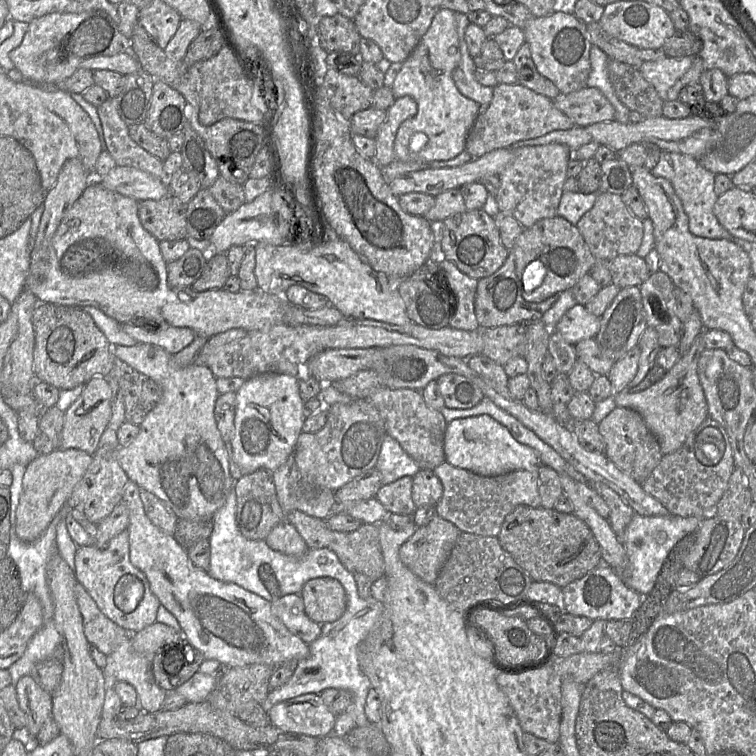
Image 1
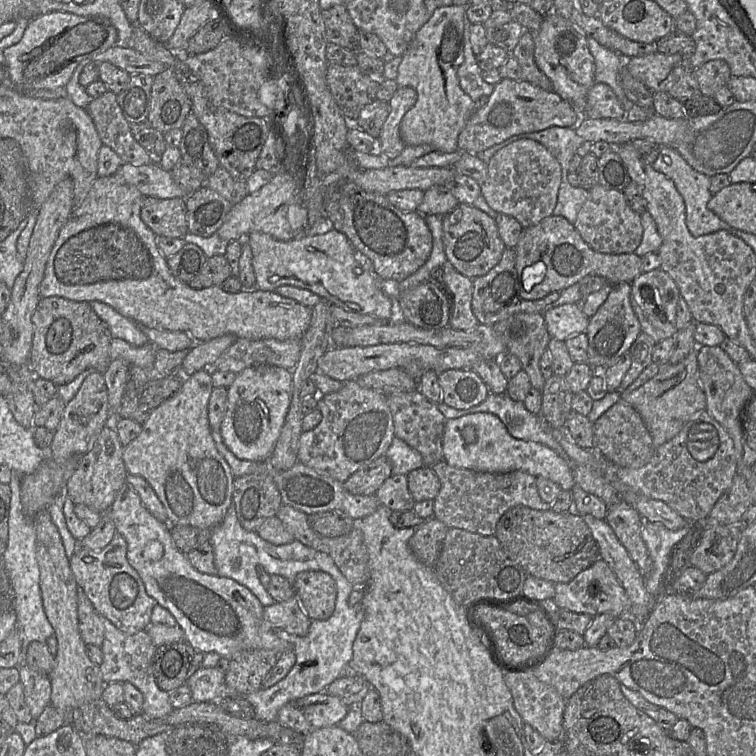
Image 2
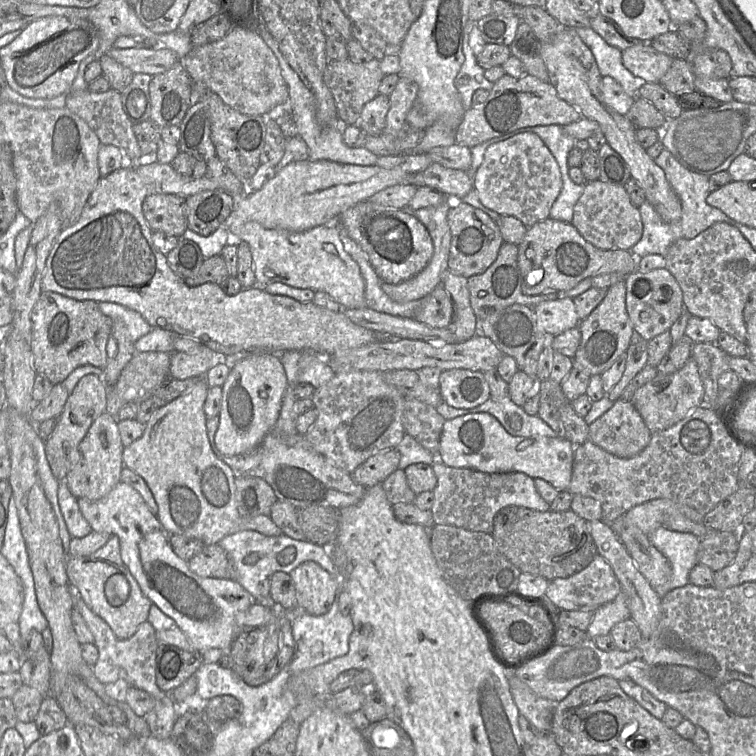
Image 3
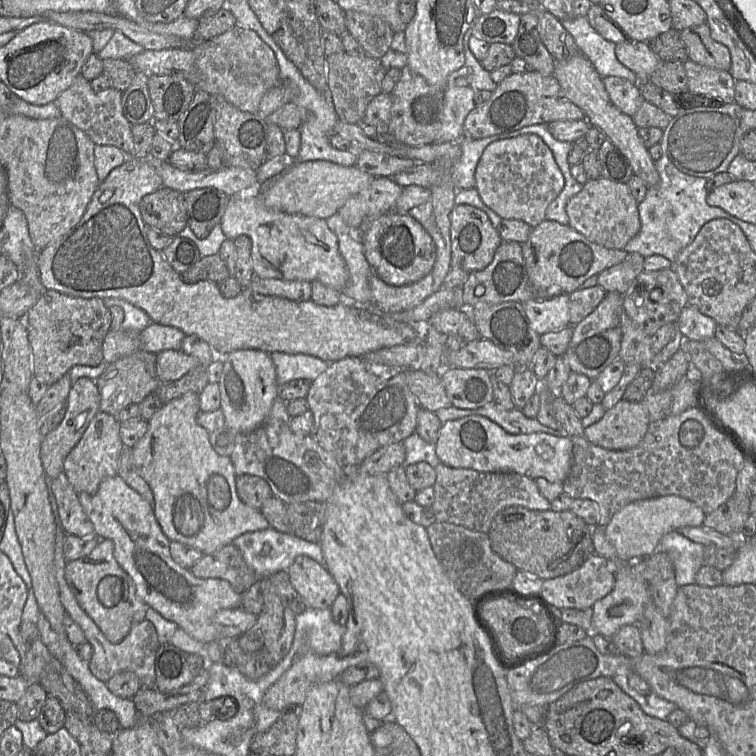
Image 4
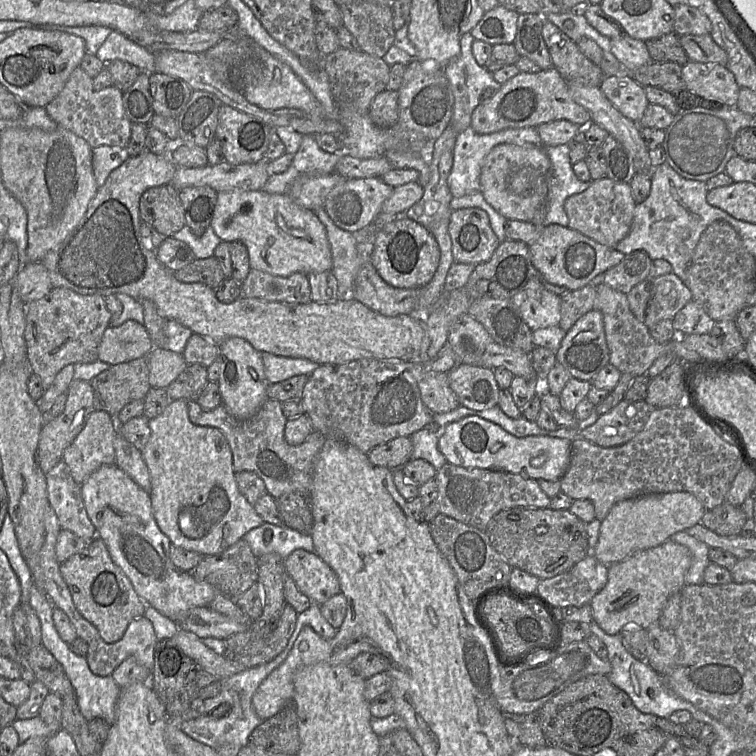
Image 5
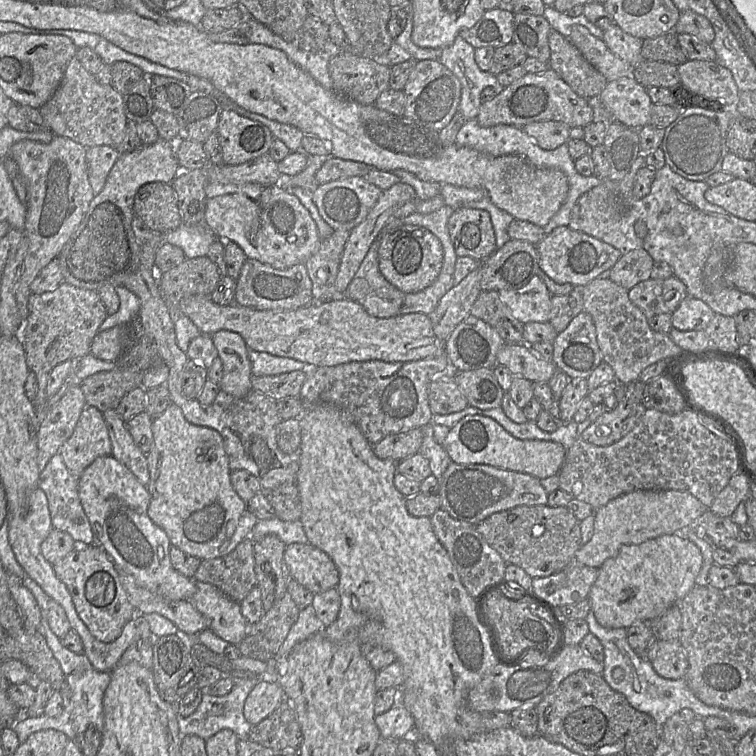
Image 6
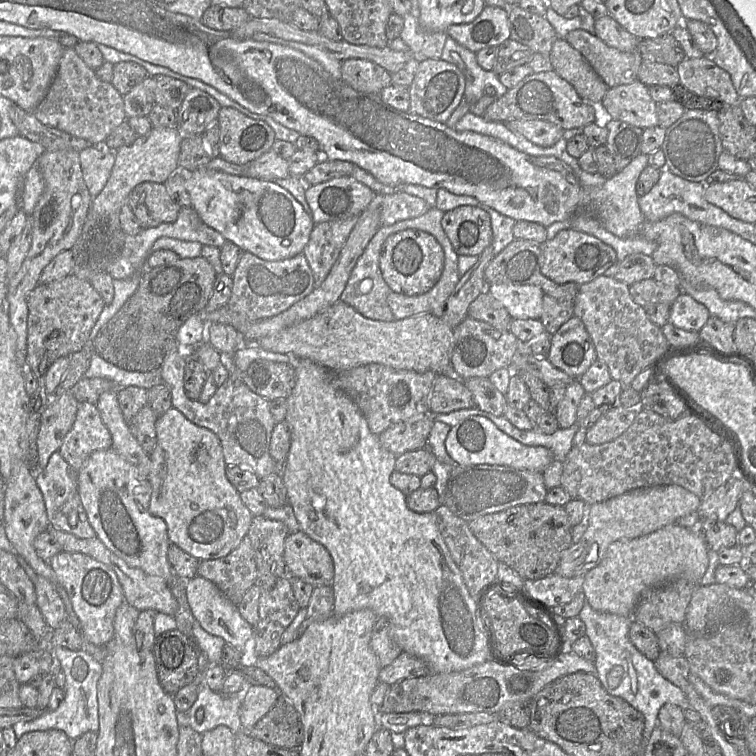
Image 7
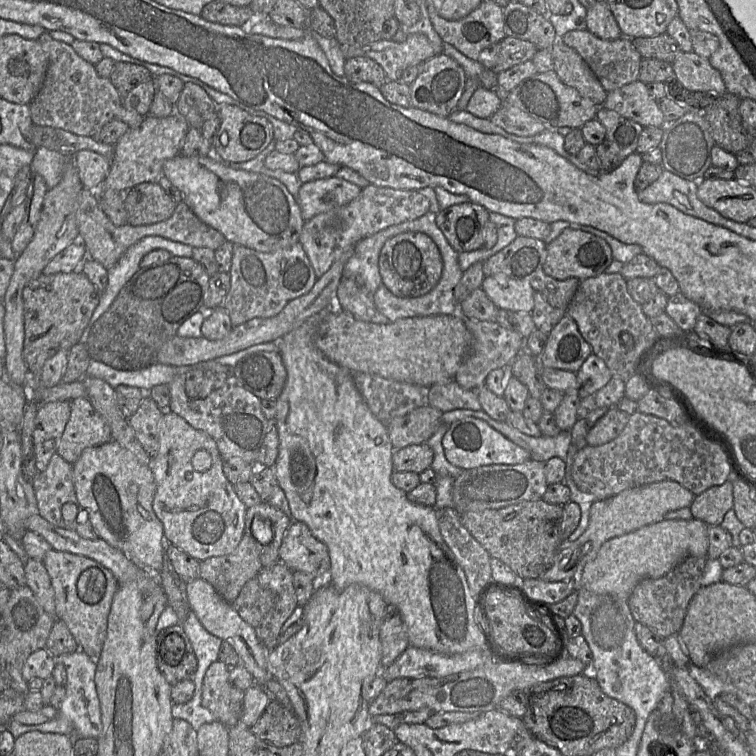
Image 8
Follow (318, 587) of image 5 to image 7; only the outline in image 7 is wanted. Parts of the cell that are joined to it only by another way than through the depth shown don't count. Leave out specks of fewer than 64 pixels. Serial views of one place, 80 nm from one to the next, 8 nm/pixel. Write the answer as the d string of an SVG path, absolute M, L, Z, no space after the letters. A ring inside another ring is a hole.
M303 531L289 533L283 557L289 576L295 576L314 588L332 586L334 563L329 551Z

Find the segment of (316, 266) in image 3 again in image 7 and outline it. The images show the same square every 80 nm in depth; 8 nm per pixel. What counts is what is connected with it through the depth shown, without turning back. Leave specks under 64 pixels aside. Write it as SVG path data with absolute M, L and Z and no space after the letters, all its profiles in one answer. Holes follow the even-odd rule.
M206 167L194 171L181 170L181 174L190 195L191 207L203 223L242 251L267 261L288 259L303 253L315 224L303 205L275 181Z

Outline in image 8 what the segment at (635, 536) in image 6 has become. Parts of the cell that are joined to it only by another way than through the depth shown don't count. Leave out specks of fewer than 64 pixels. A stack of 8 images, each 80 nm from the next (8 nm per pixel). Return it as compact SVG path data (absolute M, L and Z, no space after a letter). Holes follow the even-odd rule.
M672 480L628 488L610 498L595 501L590 508L589 524L585 532L574 542L564 541L553 563L542 575L547 582L570 581L582 572L587 562L593 560L602 544L616 536L635 531L643 526L659 522L670 511L690 507L695 495Z

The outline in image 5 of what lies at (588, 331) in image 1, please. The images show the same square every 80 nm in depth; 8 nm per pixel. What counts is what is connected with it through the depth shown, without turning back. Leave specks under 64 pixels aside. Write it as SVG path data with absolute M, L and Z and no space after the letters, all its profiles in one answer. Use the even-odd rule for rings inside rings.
M538 277L531 279L511 301L532 331L559 326L561 297L547 290Z

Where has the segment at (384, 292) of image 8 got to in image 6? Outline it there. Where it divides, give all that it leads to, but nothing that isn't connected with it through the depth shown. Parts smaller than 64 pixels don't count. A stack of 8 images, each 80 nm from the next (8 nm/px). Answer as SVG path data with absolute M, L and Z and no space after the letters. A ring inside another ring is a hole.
M441 231L444 244L438 235L435 235L443 247L443 266L437 279L427 288L416 293L405 295L400 314L423 313L431 314L437 307L440 299L454 287L454 270L458 256L455 253L449 231Z

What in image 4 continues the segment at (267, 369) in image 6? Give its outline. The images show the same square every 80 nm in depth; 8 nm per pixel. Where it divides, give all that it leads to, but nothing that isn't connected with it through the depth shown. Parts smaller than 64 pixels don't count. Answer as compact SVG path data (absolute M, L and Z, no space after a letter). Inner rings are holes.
M272 352L270 357L275 366L279 386L295 379L314 381L330 364L306 354Z

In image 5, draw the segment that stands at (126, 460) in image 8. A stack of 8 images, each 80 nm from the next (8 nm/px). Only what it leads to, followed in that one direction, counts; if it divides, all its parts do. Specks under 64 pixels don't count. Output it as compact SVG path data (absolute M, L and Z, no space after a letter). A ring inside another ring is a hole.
M112 464L94 471L81 484L81 495L97 537L106 544L113 562L130 579L136 593L147 605L176 623L194 607L209 607L219 591L173 564L169 557L171 542L155 521L150 493Z

